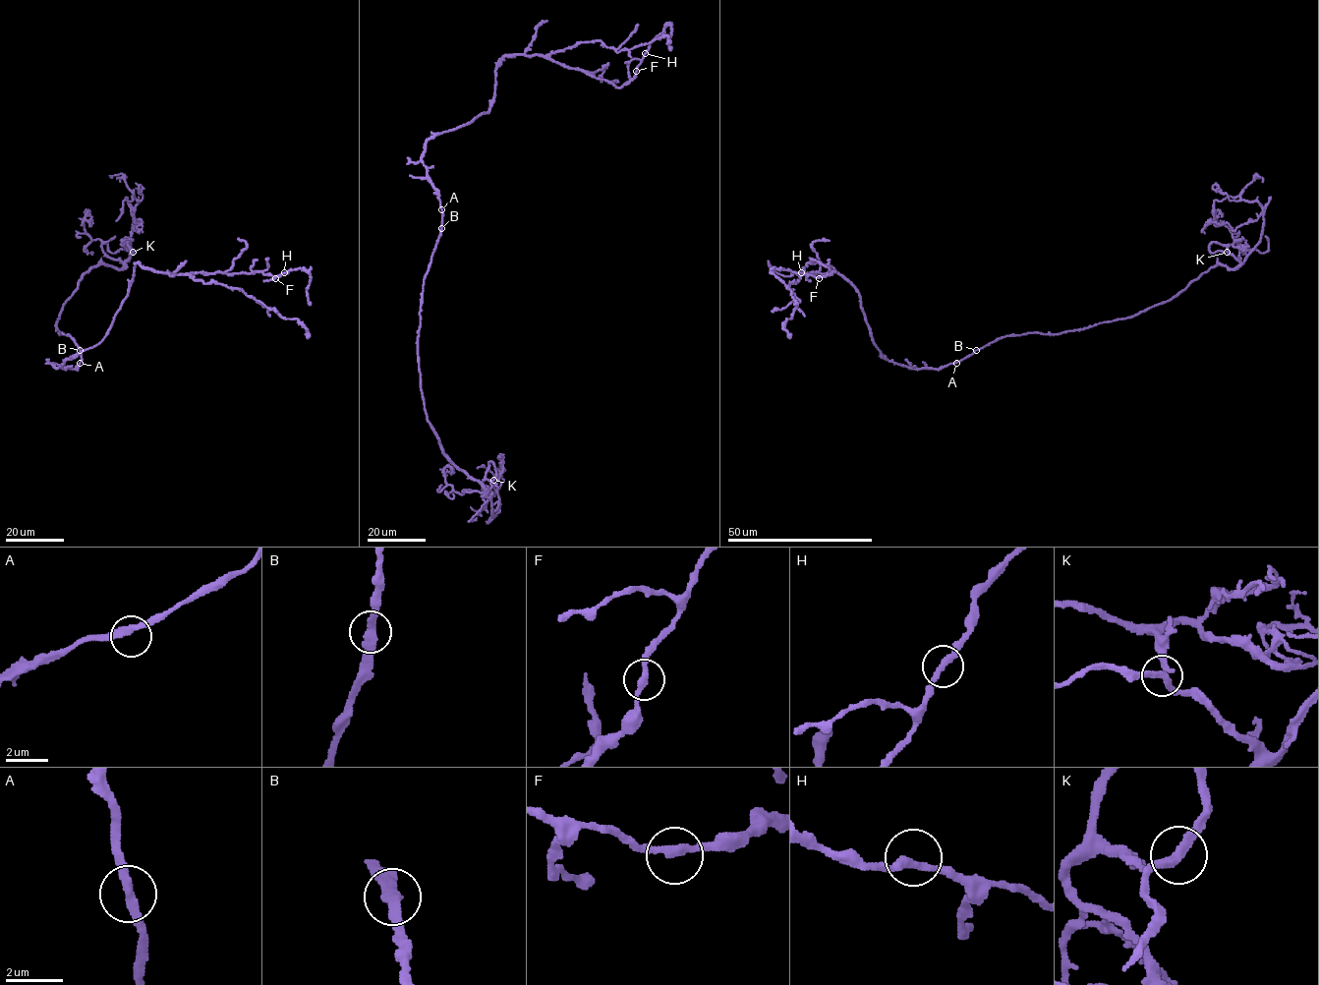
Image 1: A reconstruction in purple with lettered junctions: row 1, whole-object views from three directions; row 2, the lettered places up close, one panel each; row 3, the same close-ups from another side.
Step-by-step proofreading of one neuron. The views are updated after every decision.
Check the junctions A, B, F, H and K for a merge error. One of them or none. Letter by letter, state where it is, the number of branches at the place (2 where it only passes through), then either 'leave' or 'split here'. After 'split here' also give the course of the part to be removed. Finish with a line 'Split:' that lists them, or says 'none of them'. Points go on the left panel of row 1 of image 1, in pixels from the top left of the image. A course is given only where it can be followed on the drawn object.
A: place (80, 363); branches 2; leave
B: place (80, 350); branches 2; leave
F: place (275, 278); branches 2; leave
H: place (284, 272); branches 2; leave
K: place (133, 252); branches 2; leave
Split: none of them

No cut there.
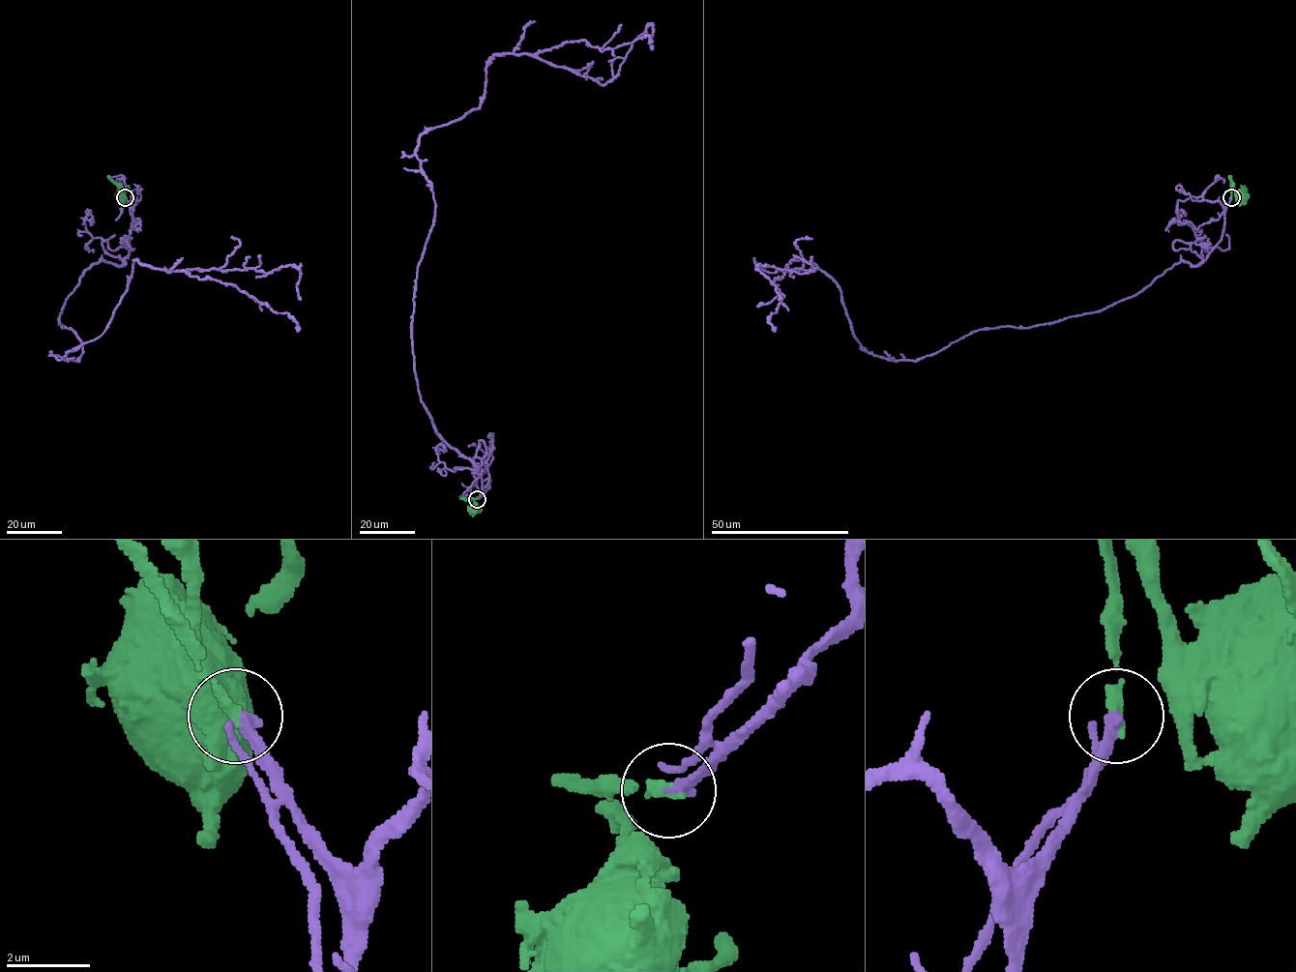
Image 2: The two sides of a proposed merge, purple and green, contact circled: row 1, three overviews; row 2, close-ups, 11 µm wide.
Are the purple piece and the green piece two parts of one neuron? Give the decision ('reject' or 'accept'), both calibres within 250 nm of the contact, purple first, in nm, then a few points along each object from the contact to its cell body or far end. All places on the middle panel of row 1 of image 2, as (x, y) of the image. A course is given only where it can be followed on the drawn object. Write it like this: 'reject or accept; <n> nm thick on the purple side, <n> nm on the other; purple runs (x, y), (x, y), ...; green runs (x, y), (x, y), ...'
accept; 280 nm thick on the purple side, 280 nm on the other; purple runs (477, 499), (415, 372), (435, 204), (420, 136), (479, 107), (493, 55), (605, 84), (650, 25), (652, 49); green runs (477, 499), (463, 498), (474, 502), (471, 510)

